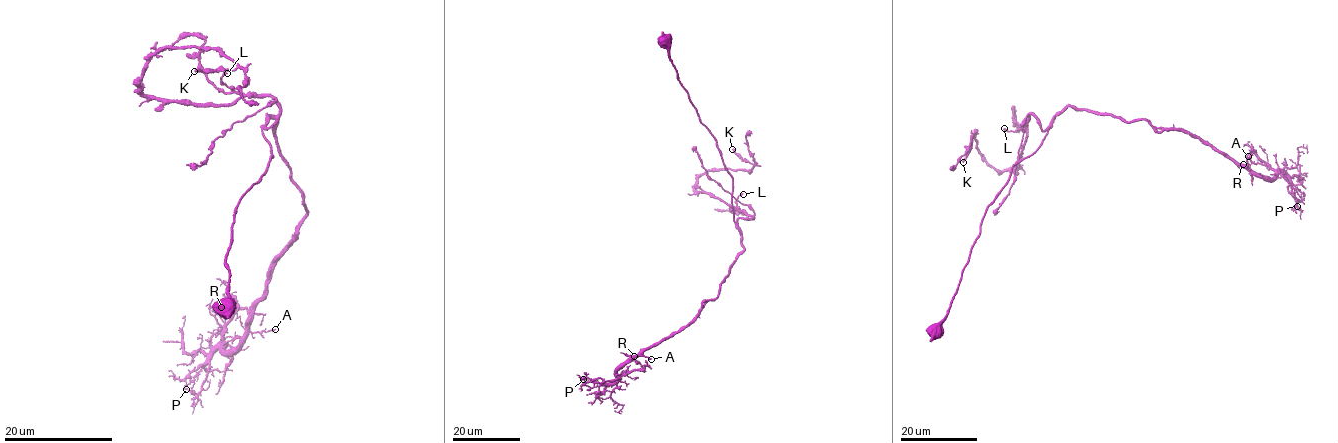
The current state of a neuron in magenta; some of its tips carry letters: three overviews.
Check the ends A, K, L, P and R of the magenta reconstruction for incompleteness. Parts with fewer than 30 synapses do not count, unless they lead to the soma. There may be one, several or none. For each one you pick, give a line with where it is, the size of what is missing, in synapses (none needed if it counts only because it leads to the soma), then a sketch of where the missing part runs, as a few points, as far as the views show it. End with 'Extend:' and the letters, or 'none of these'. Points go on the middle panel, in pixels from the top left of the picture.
L: (743, 194) | 35 syn | (743, 194), (736, 171)
Extend: L

